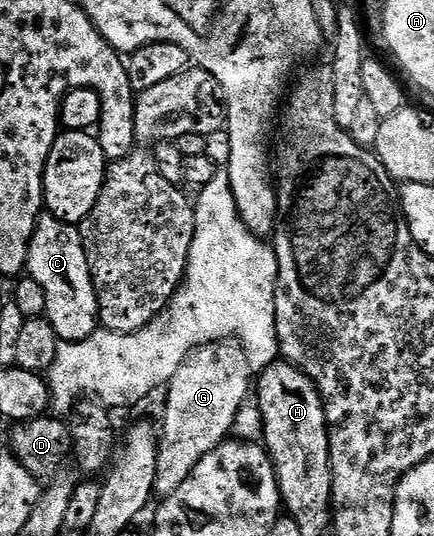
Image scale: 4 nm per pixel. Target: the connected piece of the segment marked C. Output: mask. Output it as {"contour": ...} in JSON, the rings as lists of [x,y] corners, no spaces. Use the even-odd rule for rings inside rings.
{"contour":[[[44,213],[35,226],[35,235],[29,248],[26,273],[41,288],[45,288],[46,318],[55,330],[56,339],[64,342],[80,342],[95,333],[100,325],[99,301],[89,272],[89,260],[85,256],[83,237],[72,223]]]}

